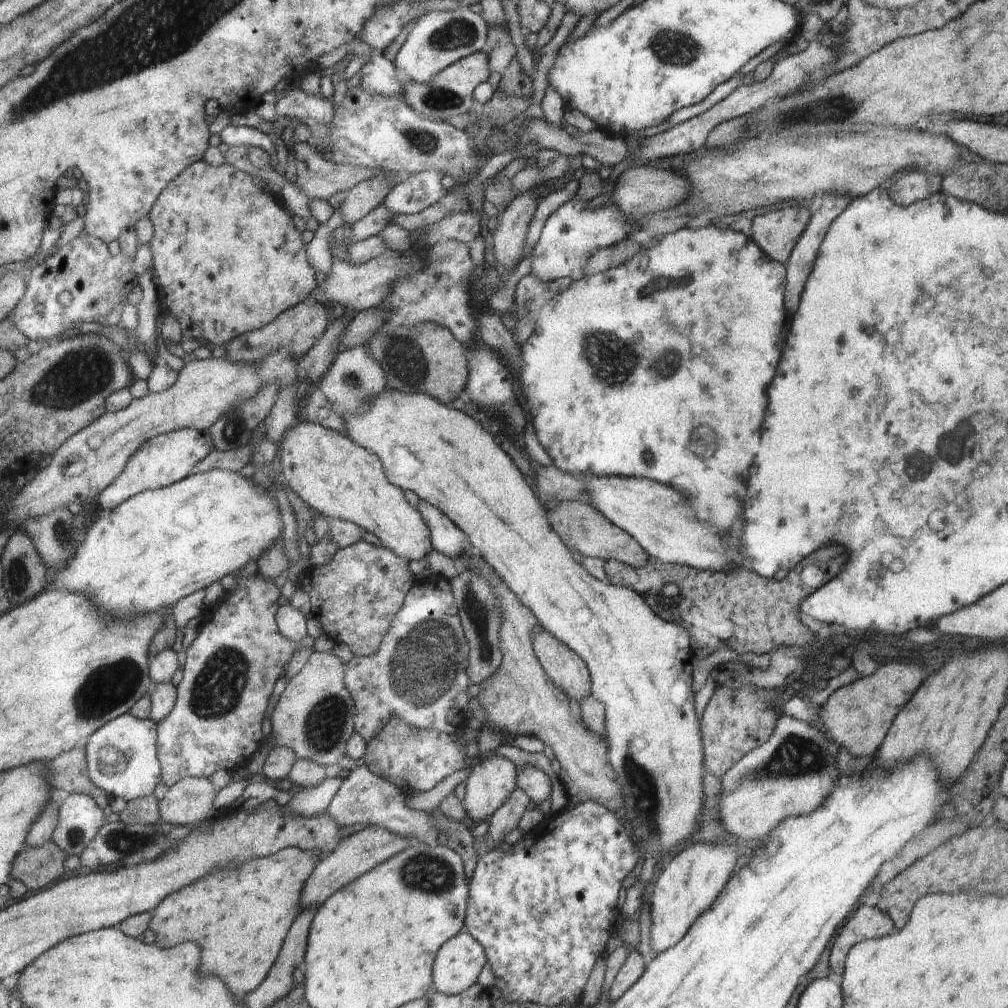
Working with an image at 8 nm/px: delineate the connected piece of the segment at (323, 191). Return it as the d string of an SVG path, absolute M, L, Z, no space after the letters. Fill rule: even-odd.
M311 141L294 146L297 187L310 199L328 199L344 190L349 191L358 182L376 176L380 169L340 166L324 158Z

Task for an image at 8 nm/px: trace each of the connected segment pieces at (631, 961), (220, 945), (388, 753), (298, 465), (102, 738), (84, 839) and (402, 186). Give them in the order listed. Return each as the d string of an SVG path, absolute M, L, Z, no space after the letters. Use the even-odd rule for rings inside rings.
M629 950L628 956L616 978L614 978L612 988L610 988L609 1000L611 1004L622 998L642 978L643 972L647 968L646 963L643 960L643 954L639 950Z
M286 847L282 852L275 852L268 858L248 860L248 864L244 866L216 872L216 876L208 876L208 880L200 880L200 884L192 884L192 888L184 888L184 892L175 892L176 896L168 896L155 911L155 919L151 924L151 930L158 934L158 944L178 946L180 942L196 940L204 946L206 972L222 976L226 984L232 986L232 992L240 996L245 997L254 992L270 974L283 948L282 942L287 938L288 928L299 918L300 896L303 896L300 892L303 892L310 872L315 870L315 864L323 856L319 850L304 852L298 850L298 854L304 854L304 858L298 856L296 860L294 850L296 847Z
M396 718L383 728L382 734L367 743L363 759L370 772L400 787L405 793L426 792L466 765L466 750L456 735L412 728Z
M303 418L285 432L278 445L287 486L314 512L360 526L374 534L385 549L406 560L422 560L433 549L427 521L407 500L406 492L387 479L375 453L334 429Z
M129 713L115 718L89 739L90 778L111 797L120 796L128 803L154 795L164 781L159 738L159 724L152 718L140 719Z
M73 793L61 806L60 824L56 829L54 840L70 857L82 857L106 823L104 809L98 806L98 802L92 796L84 793Z
M427 170L404 175L404 179L393 185L383 205L392 214L418 214L445 196L440 170Z

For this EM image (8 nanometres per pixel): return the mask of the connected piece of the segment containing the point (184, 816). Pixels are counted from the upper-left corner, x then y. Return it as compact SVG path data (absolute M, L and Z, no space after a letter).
M188 777L171 787L161 801L163 820L178 826L197 827L220 812L216 809L218 787L206 777Z

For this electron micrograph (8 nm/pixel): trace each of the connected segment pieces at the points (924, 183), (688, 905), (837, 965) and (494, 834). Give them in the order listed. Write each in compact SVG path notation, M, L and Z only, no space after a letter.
M903 172L890 181L886 187L891 199L899 205L910 206L919 200L926 200L941 191L943 176L923 172Z
M732 835L732 840L724 840L720 844L700 842L688 845L676 856L671 857L670 863L658 876L656 884L651 885L648 892L650 906L650 950L660 954L675 944L699 920L699 916L712 906L714 900L719 898L736 864L736 846L739 839Z
M861 904L856 910L856 916L844 925L840 936L836 936L836 944L832 944L830 952L829 967L834 974L844 974L845 960L848 951L854 944L868 939L879 939L886 937L892 932L892 919L883 910Z
M517 786L511 798L488 819L489 828L483 840L486 851L501 849L496 848L496 844L502 840L502 836L504 836L508 830L514 830L514 828L516 828L518 820L522 818L524 810L526 810L528 804L530 804L530 799L528 794L524 794L524 790Z

